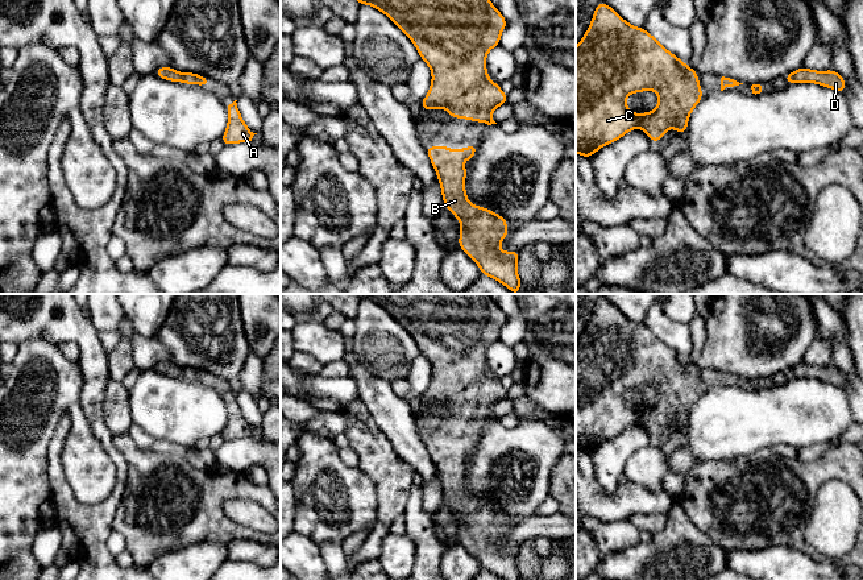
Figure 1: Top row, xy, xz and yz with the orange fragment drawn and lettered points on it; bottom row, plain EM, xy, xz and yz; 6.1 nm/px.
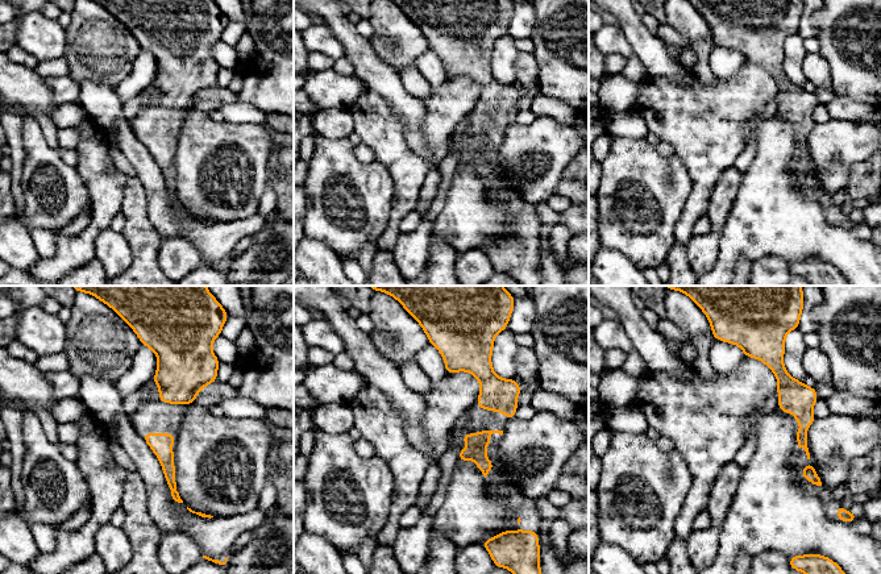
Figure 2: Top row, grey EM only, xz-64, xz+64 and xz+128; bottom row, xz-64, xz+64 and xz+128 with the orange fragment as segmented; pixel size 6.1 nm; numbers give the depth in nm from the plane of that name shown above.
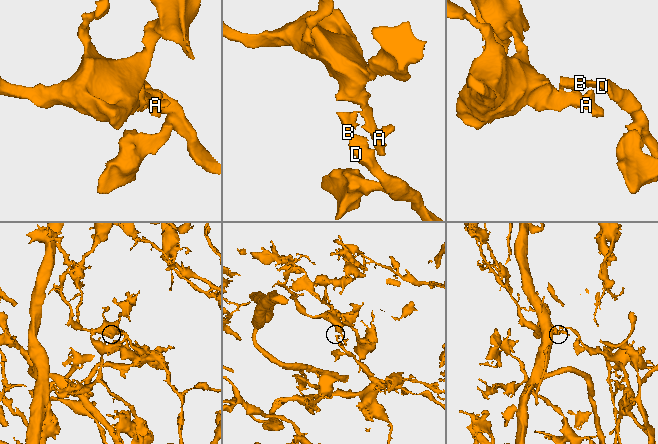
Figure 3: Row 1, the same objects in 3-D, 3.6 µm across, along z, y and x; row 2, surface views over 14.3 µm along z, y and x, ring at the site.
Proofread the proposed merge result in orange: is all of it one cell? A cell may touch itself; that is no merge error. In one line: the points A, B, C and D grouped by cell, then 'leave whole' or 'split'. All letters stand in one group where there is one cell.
A B C D | leave whole

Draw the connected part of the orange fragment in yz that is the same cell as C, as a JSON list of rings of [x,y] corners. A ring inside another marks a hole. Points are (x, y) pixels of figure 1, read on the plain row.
[[[597,299],[592,318],[576,343],[576,448],[589,455],[634,423],[643,424],[652,438],[659,438],[673,422],[682,431],[688,426],[689,410],[702,393],[696,364],[689,364],[644,323],[625,316],[609,299]],[[647,385],[660,393],[657,402],[636,410],[627,403],[627,390]]]

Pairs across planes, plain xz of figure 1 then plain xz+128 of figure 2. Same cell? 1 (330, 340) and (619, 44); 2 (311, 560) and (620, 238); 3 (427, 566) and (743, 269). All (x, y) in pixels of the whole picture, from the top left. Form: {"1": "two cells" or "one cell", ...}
{"1": "one cell", "2": "two cells", "3": "one cell"}

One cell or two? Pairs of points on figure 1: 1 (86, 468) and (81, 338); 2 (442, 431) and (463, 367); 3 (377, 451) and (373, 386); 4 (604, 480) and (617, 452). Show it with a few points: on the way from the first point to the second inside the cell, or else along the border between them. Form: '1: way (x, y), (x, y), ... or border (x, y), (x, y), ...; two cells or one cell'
1: border (83, 378), (81, 407), (91, 433), (96, 438); two cells
2: way (457, 415), (461, 411), (461, 382); one cell
3: border (359, 398), (394, 450); two cells
4: way (606, 473), (610, 459); one cell

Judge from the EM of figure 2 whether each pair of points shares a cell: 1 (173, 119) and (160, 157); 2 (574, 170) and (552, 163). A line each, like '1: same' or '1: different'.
1: same
2: different

